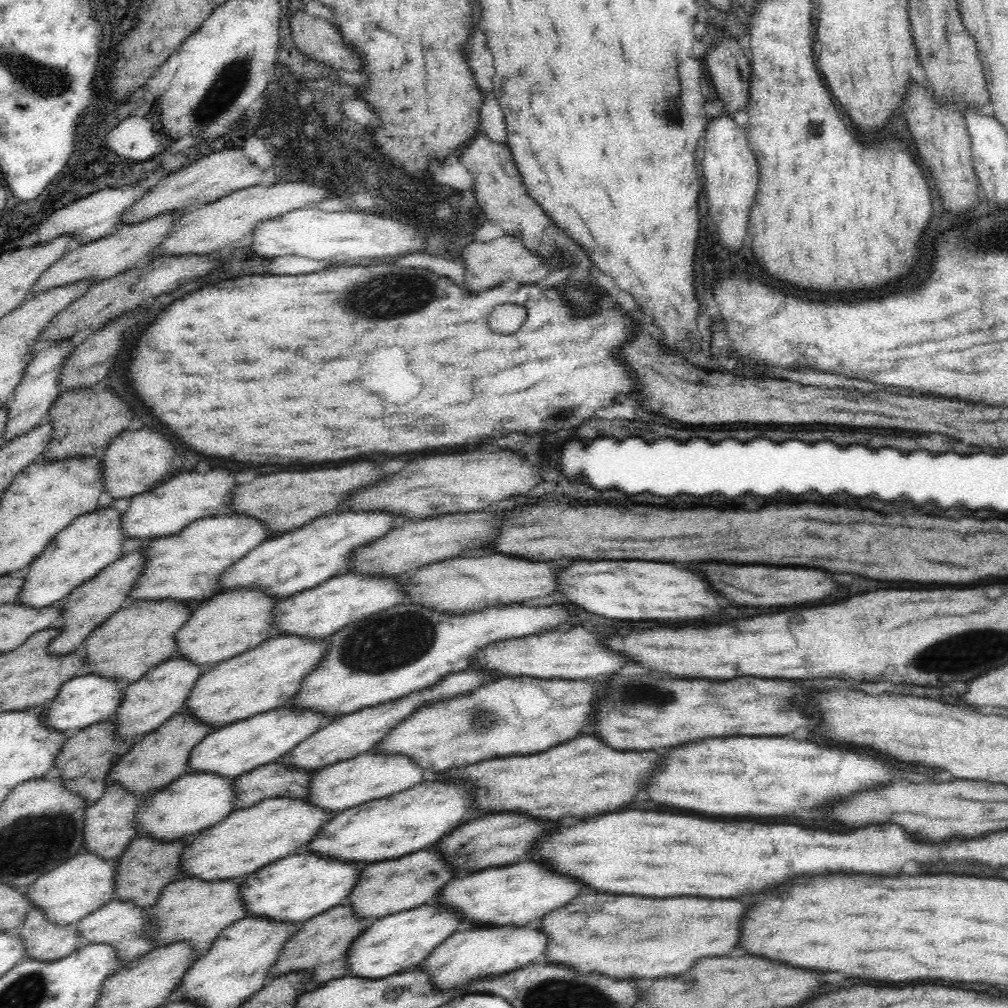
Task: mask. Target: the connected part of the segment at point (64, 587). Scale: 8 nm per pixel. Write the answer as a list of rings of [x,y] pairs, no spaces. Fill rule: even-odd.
[[[99,506],[92,512],[78,516],[62,532],[58,532],[56,538],[44,548],[44,552],[29,564],[26,583],[24,583],[23,592],[18,598],[18,602],[31,608],[46,608],[56,601],[65,600],[76,588],[88,583],[109,564],[118,560],[124,554],[124,542],[127,539],[126,533],[122,529],[122,517],[120,517],[122,514],[116,507]]]

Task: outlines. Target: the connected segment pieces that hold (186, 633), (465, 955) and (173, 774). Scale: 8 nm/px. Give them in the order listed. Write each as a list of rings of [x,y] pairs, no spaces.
[[[234,588],[203,601],[193,610],[192,617],[176,634],[176,644],[179,647],[176,655],[182,655],[192,659],[196,664],[209,667],[278,636],[280,631],[276,630],[274,618],[279,600],[260,588]]]
[[[468,926],[454,932],[444,944],[436,947],[424,962],[418,967],[430,973],[432,981],[445,989],[462,983],[482,978],[512,972],[534,962],[548,950],[548,936],[540,926]]]
[[[182,708],[166,724],[138,738],[132,750],[121,756],[116,766],[108,772],[107,784],[116,781],[138,795],[150,788],[167,787],[179,776],[189,772],[188,760],[192,750],[213,730],[212,725],[201,722],[190,711]]]

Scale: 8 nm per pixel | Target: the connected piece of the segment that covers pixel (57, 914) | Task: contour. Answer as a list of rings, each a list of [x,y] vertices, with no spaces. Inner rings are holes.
[[[82,850],[60,866],[39,876],[32,885],[25,889],[25,893],[28,893],[34,906],[46,911],[50,921],[62,925],[74,925],[115,898],[118,866],[115,859],[104,859],[98,853]]]

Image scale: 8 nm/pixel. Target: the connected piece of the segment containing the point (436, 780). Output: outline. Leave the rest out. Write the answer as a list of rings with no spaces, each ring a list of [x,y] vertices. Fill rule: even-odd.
[[[428,775],[422,782],[403,791],[336,813],[332,820],[328,820],[328,824],[324,824],[324,828],[305,847],[305,850],[316,851],[324,856],[336,856],[336,858],[342,858],[342,860],[358,860],[358,862],[392,860],[392,858],[400,858],[404,854],[410,854],[410,852],[416,852],[416,850],[422,850],[422,848],[428,848],[432,844],[440,842],[444,836],[454,832],[464,822],[474,820],[476,812],[478,812],[476,800],[474,800],[472,790],[464,779],[444,777],[444,775],[441,777],[437,775],[430,777]]]

